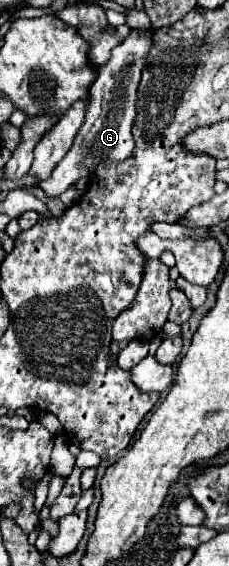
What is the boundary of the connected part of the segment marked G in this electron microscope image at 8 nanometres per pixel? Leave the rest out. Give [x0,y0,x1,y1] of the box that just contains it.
[39,31,153,199]

